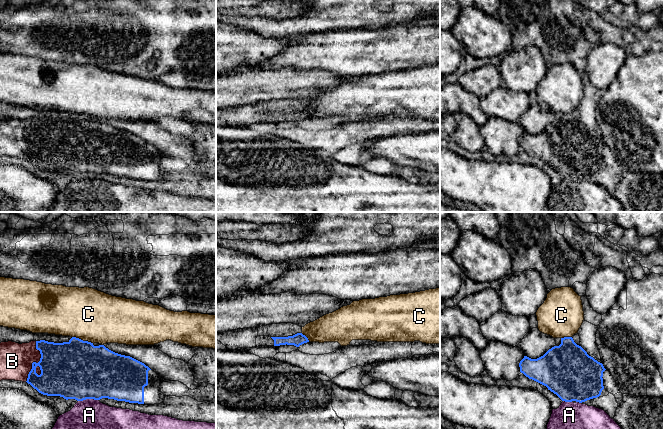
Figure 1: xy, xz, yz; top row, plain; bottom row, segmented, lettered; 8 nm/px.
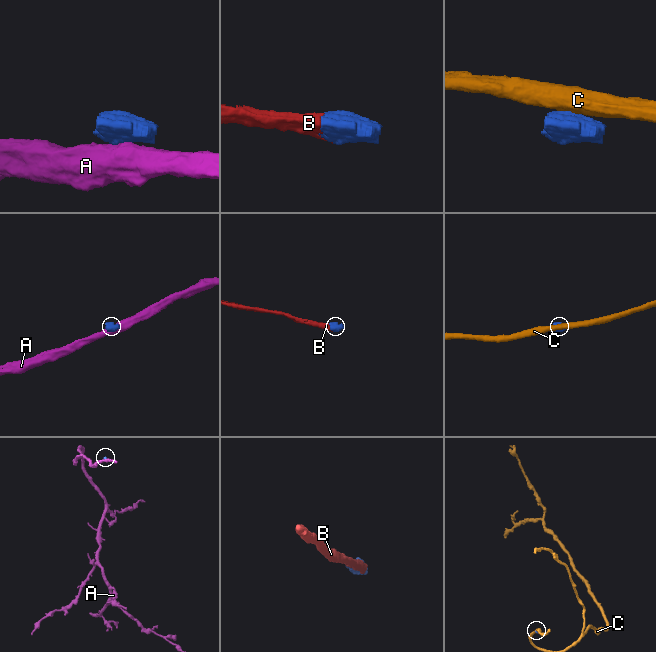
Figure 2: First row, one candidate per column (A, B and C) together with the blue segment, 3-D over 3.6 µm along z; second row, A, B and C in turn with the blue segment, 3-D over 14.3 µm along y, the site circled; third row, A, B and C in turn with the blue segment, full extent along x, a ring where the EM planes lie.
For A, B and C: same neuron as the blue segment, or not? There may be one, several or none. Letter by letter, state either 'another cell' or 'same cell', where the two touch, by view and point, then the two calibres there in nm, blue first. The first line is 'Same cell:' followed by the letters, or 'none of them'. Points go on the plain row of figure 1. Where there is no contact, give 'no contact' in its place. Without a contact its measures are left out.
Same cell: B
A: another cell | xy (88, 174) | 480/460 nm
B: same cell | xy (35, 138) | 400/260 nm
C: another cell | xy (82, 116) | 480/420 nm

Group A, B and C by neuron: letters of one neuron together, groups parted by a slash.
A / B / C

